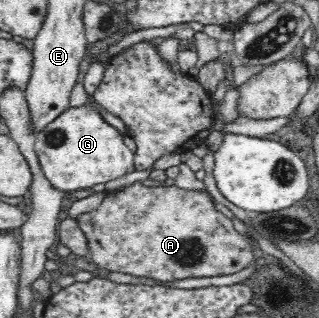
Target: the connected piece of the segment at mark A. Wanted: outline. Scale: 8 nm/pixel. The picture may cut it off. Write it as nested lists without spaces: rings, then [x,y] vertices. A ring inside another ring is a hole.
[[[135,182],[107,195],[103,204],[77,218],[89,241],[93,262],[110,272],[148,277],[160,284],[189,277],[229,276],[253,262],[254,247],[235,228],[232,220],[215,209],[209,192],[185,191],[173,186],[145,186]]]

